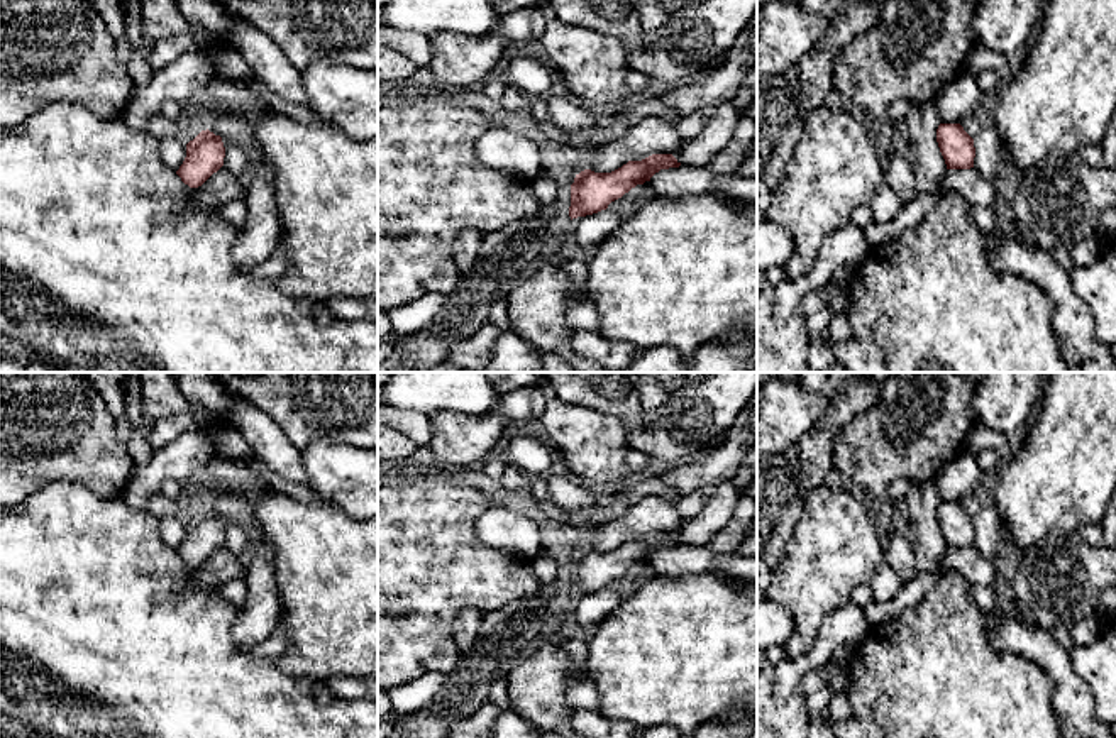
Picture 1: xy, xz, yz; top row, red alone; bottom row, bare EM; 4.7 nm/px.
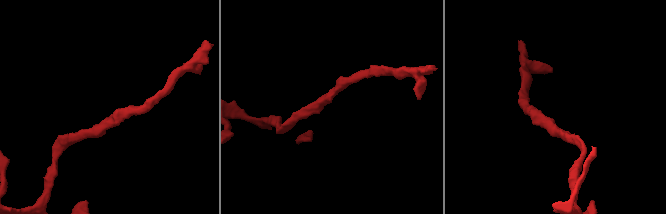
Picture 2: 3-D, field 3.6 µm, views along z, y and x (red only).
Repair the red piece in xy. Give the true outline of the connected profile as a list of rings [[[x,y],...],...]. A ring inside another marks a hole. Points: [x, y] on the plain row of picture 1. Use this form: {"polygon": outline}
{"polygon": [[[208,508],[202,509],[186,523],[186,537],[176,554],[190,567],[198,567],[224,545],[224,537],[222,516]]]}

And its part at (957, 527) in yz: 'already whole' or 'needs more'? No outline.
already whole

